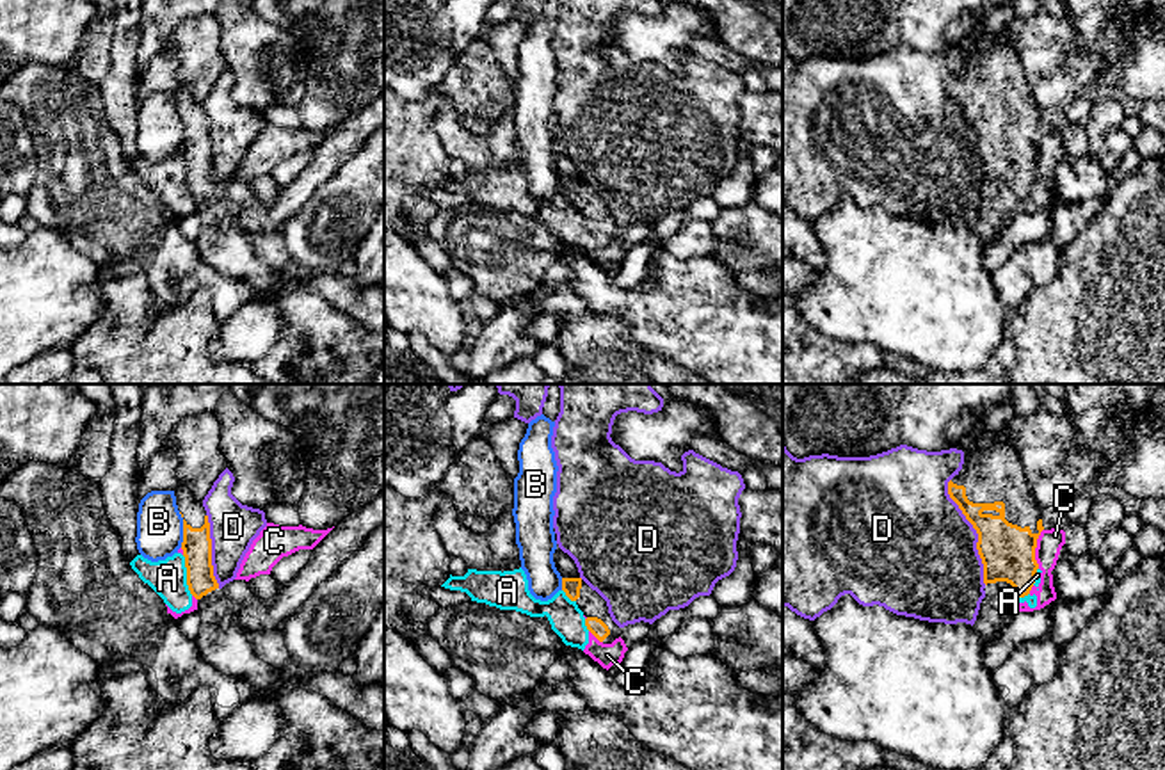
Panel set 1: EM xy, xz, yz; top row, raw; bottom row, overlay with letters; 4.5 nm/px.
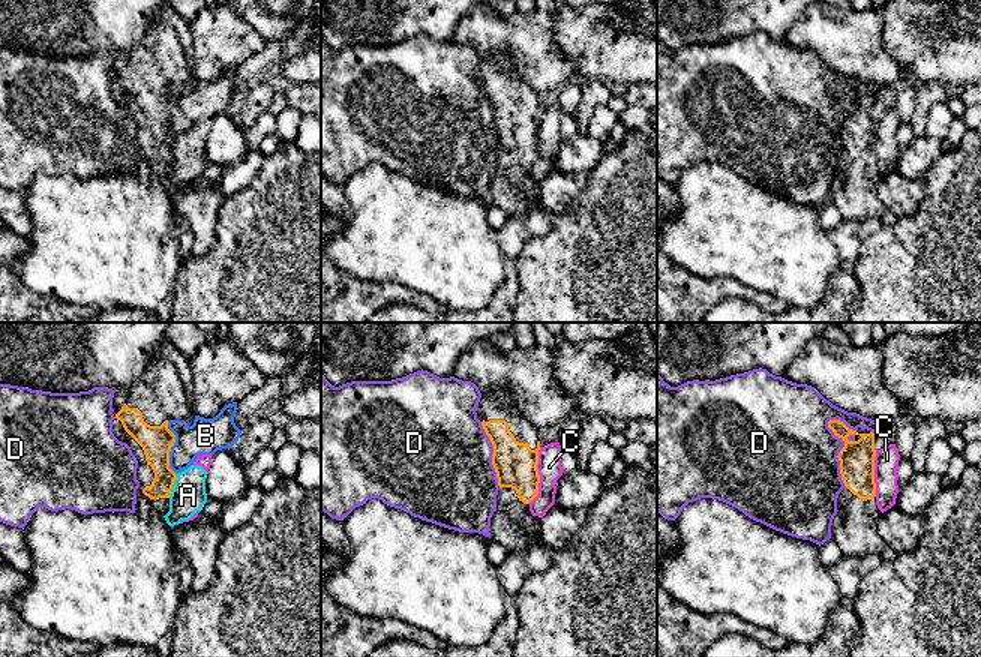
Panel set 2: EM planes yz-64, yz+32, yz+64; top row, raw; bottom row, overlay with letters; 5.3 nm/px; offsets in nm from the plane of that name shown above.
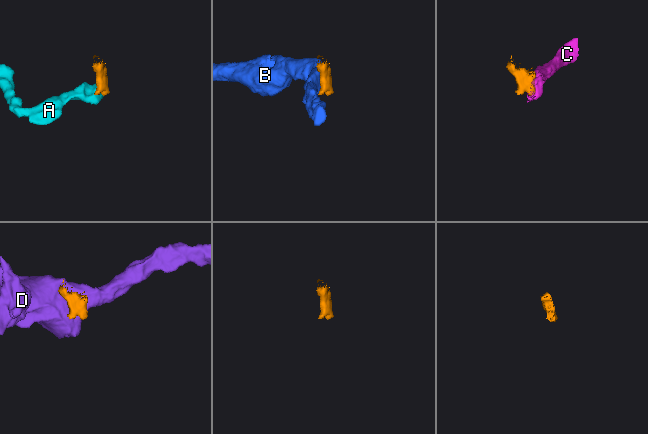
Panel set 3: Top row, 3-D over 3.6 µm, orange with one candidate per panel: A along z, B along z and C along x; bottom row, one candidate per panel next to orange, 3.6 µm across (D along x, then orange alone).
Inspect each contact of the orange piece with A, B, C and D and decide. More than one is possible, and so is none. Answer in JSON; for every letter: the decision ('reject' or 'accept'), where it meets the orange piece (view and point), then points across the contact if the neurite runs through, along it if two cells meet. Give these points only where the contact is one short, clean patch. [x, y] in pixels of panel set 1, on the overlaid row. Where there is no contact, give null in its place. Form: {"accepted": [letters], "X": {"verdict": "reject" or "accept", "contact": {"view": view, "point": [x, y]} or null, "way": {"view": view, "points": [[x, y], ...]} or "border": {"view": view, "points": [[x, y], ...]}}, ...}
{"accepted": [], "A": {"verdict": "reject", "contact": {"view": "xy", "point": [187, 575]}, "border": {"view": "xy", "points": [[182, 555], [187, 589], [192, 594]]}}, "B": {"verdict": "reject", "contact": {"view": "xy", "point": [184, 530]}}, "C": {"verdict": "reject", "contact": {"view": "yz", "point": [1036, 546]}, "border": {"view": "yz", "points": [[1043, 529], [1036, 548], [1037, 568]]}}, "D": {"verdict": "reject", "contact": {"view": "yz", "point": [977, 532]}}}

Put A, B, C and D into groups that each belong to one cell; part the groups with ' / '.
A C / B / D

